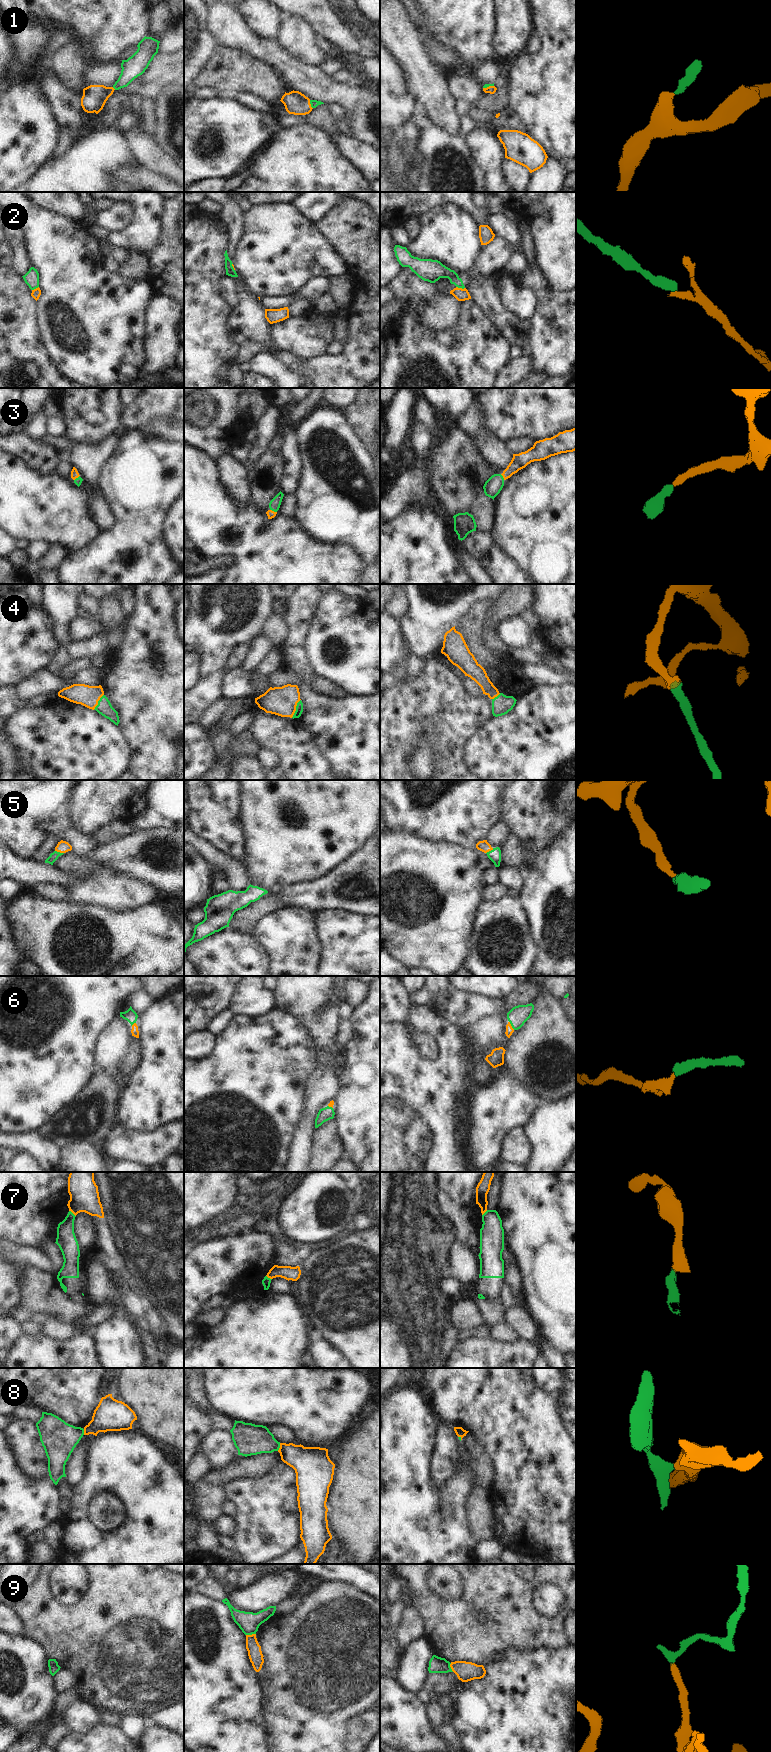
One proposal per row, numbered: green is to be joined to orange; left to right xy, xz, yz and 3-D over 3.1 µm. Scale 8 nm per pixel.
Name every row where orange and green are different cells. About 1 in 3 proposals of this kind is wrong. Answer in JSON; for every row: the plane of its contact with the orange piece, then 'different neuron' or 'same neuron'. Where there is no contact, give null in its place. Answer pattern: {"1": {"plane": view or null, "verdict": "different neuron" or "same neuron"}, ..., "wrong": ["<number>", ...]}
{"1": {"plane": "xz", "verdict": "same neuron"}, "2": {"plane": "yz", "verdict": "different neuron"}, "3": {"plane": "xz", "verdict": "same neuron"}, "4": {"plane": "xz", "verdict": "same neuron"}, "5": {"plane": "xy", "verdict": "same neuron"}, "6": {"plane": "yz", "verdict": "same neuron"}, "7": {"plane": "xy", "verdict": "different neuron"}, "8": {"plane": "xz", "verdict": "different neuron"}, "9": {"plane": "xz", "verdict": "same neuron"}, "wrong": ["2", "7", "8"]}

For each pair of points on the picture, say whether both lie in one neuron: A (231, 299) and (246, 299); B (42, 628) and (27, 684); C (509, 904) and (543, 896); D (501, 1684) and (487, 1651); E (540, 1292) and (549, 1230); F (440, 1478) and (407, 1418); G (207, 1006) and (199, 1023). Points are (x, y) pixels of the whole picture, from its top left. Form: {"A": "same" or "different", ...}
{"A": "different", "B": "different", "C": "different", "D": "different", "E": "same", "F": "different", "G": "same"}

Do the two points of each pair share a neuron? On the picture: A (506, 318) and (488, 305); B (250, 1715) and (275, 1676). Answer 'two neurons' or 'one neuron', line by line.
A: one neuron
B: two neurons

